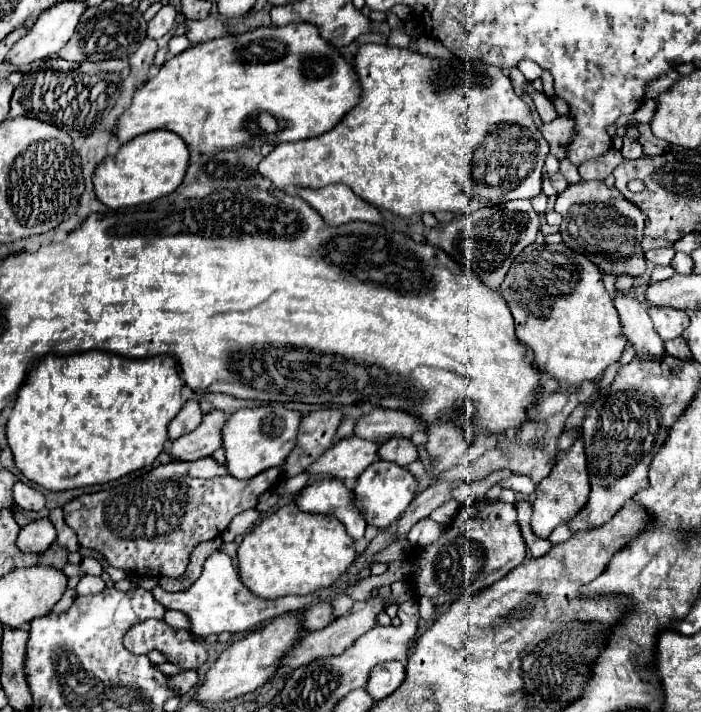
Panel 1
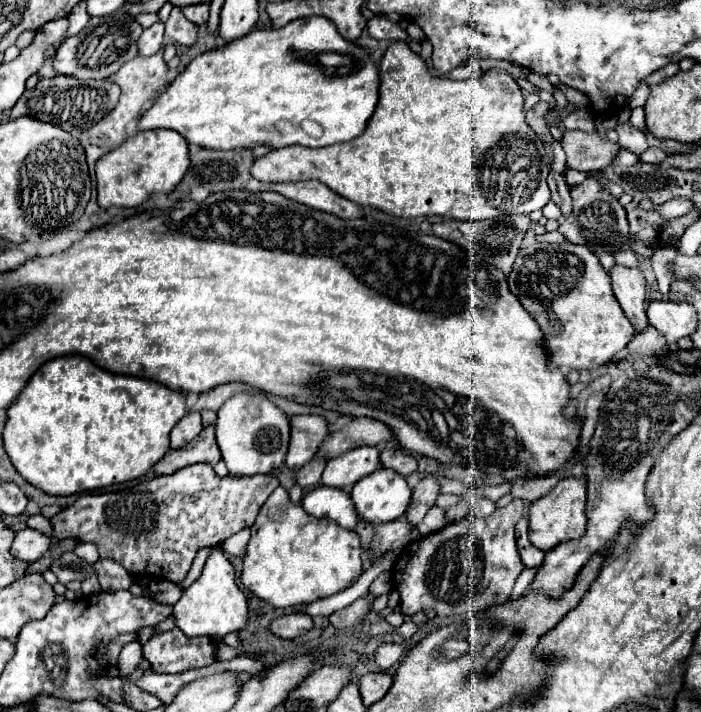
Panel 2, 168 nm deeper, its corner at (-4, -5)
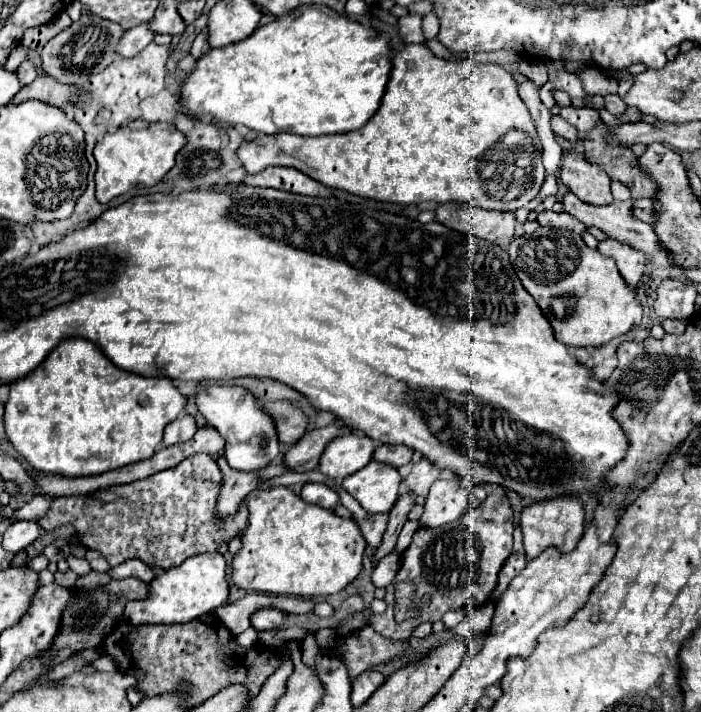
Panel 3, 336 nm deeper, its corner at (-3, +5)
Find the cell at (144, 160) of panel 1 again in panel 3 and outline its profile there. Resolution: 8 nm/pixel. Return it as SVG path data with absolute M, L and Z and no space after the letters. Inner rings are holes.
M133 120L127 126L119 128L113 134L107 134L101 142L95 144L95 160L97 160L97 200L109 202L111 198L125 194L135 184L155 186L165 174L175 166L177 152L185 146L185 136L171 122L145 122Z

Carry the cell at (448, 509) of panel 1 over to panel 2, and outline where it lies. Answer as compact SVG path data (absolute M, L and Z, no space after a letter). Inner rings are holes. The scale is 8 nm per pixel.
M430 508L428 514L424 516L424 520L416 528L420 530L422 536L432 534L432 532L438 532L444 526L444 520L442 518L444 518L444 512L440 508Z

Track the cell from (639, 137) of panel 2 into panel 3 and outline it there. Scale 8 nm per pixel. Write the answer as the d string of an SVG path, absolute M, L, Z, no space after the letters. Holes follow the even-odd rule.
M607 94L605 96L605 110L611 112L613 116L621 118L625 114L625 110L627 110L627 104L617 94Z

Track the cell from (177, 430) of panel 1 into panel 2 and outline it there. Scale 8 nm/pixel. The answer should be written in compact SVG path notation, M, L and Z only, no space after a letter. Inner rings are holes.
M188 412L170 432L170 448L182 448L192 442L202 430L202 418L198 412Z

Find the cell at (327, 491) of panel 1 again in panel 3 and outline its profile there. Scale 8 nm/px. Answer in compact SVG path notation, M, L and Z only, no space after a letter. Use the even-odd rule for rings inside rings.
M319 482L305 484L301 490L301 498L309 504L317 504L317 506L329 508L329 510L333 510L335 506L341 504L339 494L333 488L329 488L327 484L319 484Z

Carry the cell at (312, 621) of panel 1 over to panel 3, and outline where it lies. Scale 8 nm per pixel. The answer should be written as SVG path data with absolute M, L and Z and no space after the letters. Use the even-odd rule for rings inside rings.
M263 608L251 616L251 626L255 630L275 630L275 628L283 628L287 618L289 618L289 614L283 610Z

